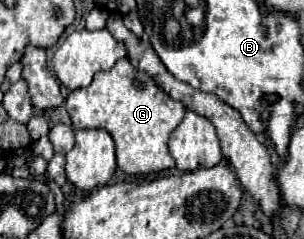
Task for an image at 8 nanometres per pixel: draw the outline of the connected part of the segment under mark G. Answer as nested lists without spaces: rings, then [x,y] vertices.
[[[117,60],[117,64],[109,72],[97,72],[93,82],[87,88],[77,88],[67,96],[67,112],[71,116],[73,128],[103,128],[107,130],[117,146],[117,166],[125,174],[147,174],[147,172],[163,172],[175,168],[175,160],[167,150],[169,134],[179,126],[185,116],[185,106],[179,100],[173,100],[153,76],[137,70],[129,60]]]

